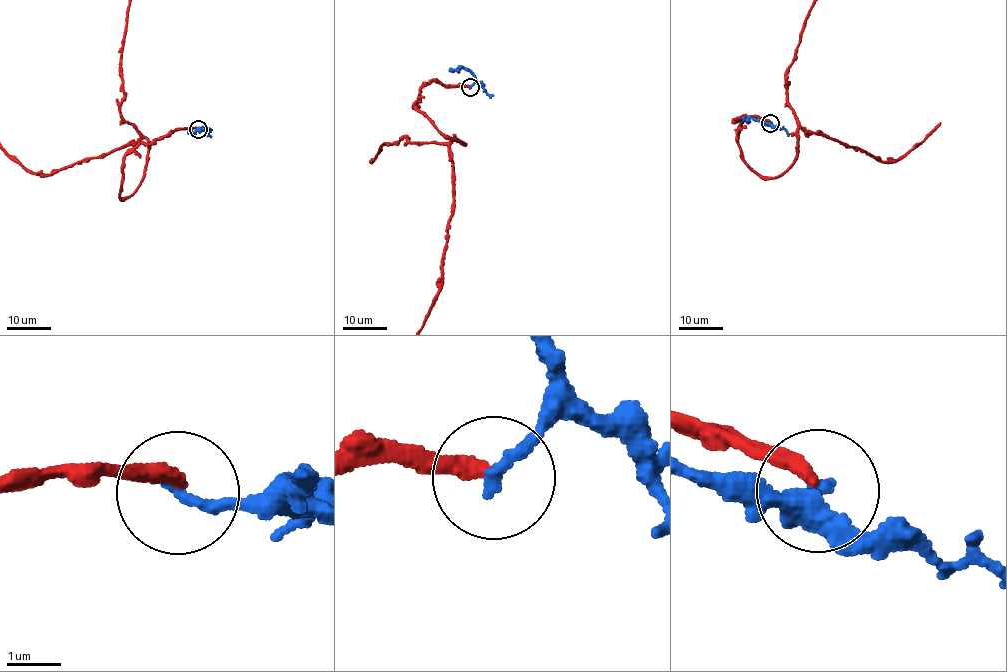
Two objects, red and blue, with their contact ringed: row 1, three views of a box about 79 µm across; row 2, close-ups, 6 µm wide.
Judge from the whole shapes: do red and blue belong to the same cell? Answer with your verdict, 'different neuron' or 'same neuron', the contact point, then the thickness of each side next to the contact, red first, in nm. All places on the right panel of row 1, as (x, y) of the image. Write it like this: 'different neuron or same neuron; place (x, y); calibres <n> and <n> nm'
different neuron; place (770, 123); calibres 280 and 240 nm

